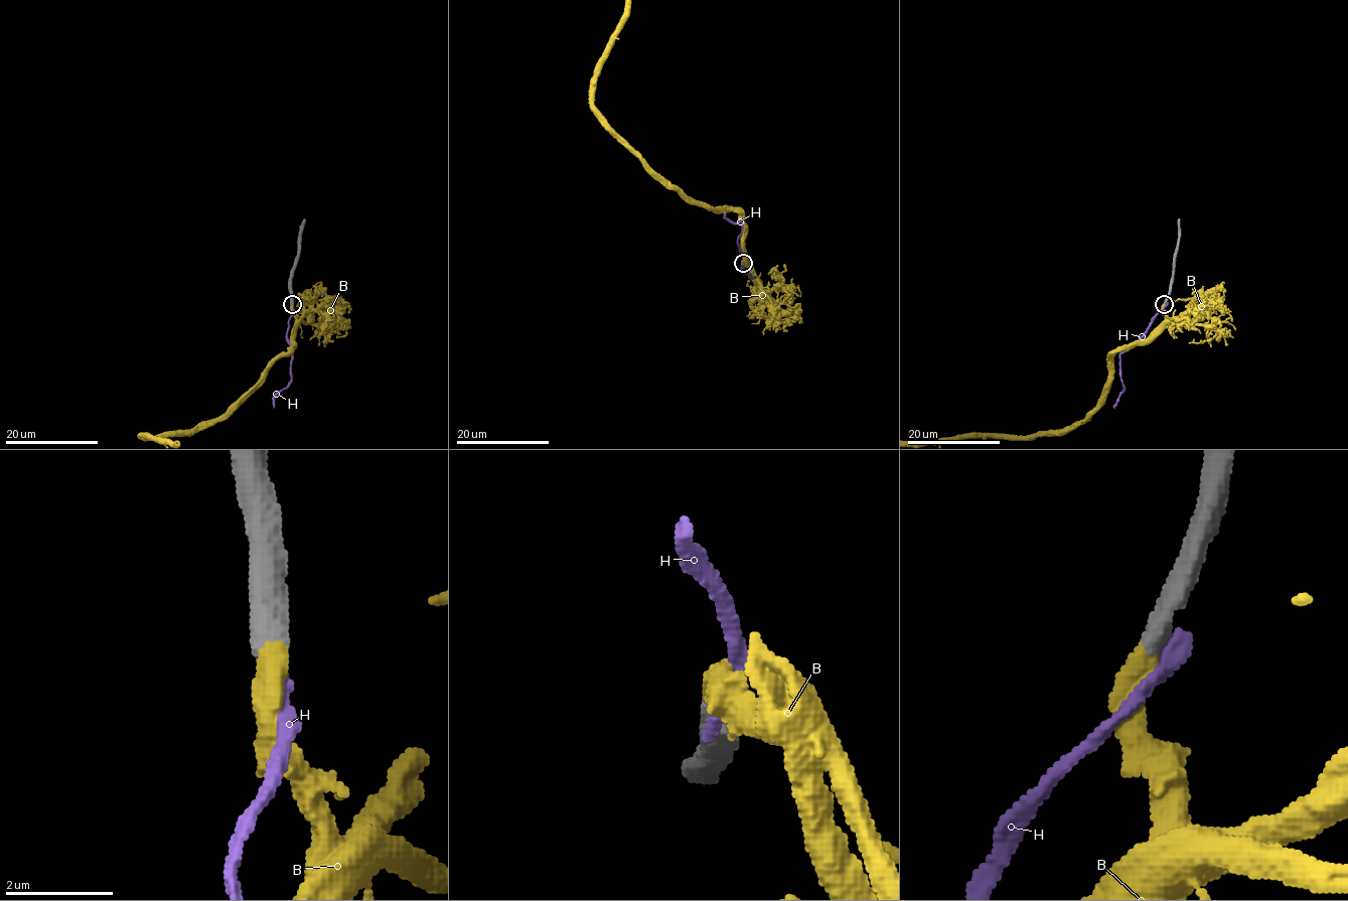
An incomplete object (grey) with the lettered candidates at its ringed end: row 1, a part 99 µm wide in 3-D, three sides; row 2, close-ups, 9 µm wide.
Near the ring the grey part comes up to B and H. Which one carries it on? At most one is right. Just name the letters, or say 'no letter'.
B

